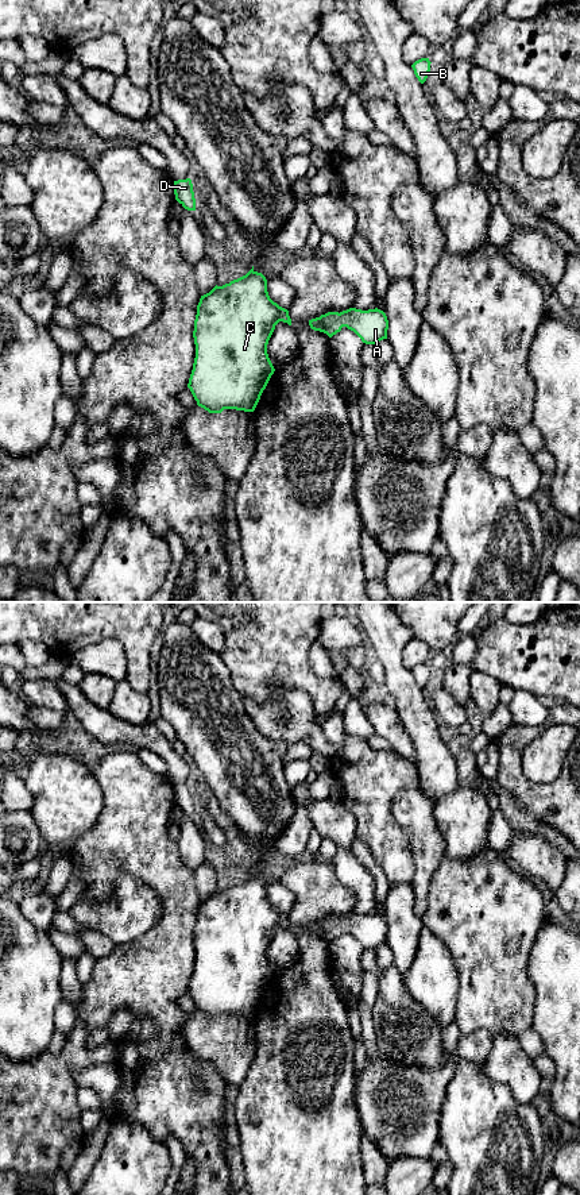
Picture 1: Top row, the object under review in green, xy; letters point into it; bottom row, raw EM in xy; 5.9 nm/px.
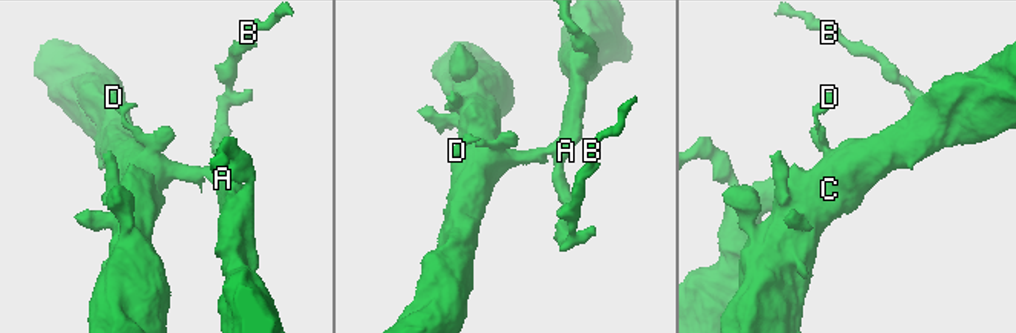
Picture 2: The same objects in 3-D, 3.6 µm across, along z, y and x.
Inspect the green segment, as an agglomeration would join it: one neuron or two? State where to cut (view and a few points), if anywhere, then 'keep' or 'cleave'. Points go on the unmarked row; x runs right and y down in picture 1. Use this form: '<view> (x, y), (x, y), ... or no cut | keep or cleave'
no cut | keep

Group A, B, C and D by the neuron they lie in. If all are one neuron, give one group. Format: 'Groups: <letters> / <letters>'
Groups: A B C D

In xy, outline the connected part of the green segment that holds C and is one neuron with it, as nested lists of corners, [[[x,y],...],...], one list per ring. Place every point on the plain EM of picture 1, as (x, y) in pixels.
[[[254,871],[245,880],[201,901],[193,936],[196,963],[187,988],[198,1011],[209,1018],[255,1015],[275,976],[267,949],[279,926],[291,930],[289,915],[270,903],[267,884]]]

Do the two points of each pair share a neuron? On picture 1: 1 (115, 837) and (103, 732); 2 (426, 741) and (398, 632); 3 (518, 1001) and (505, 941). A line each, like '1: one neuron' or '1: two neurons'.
1: two neurons
2: one neuron
3: one neuron

